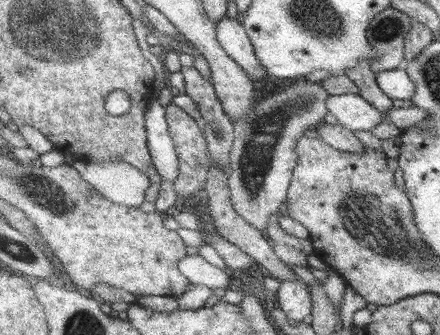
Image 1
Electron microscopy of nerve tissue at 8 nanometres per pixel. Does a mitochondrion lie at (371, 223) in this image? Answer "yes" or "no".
yes

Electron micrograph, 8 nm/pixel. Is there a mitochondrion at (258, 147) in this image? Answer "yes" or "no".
yes

